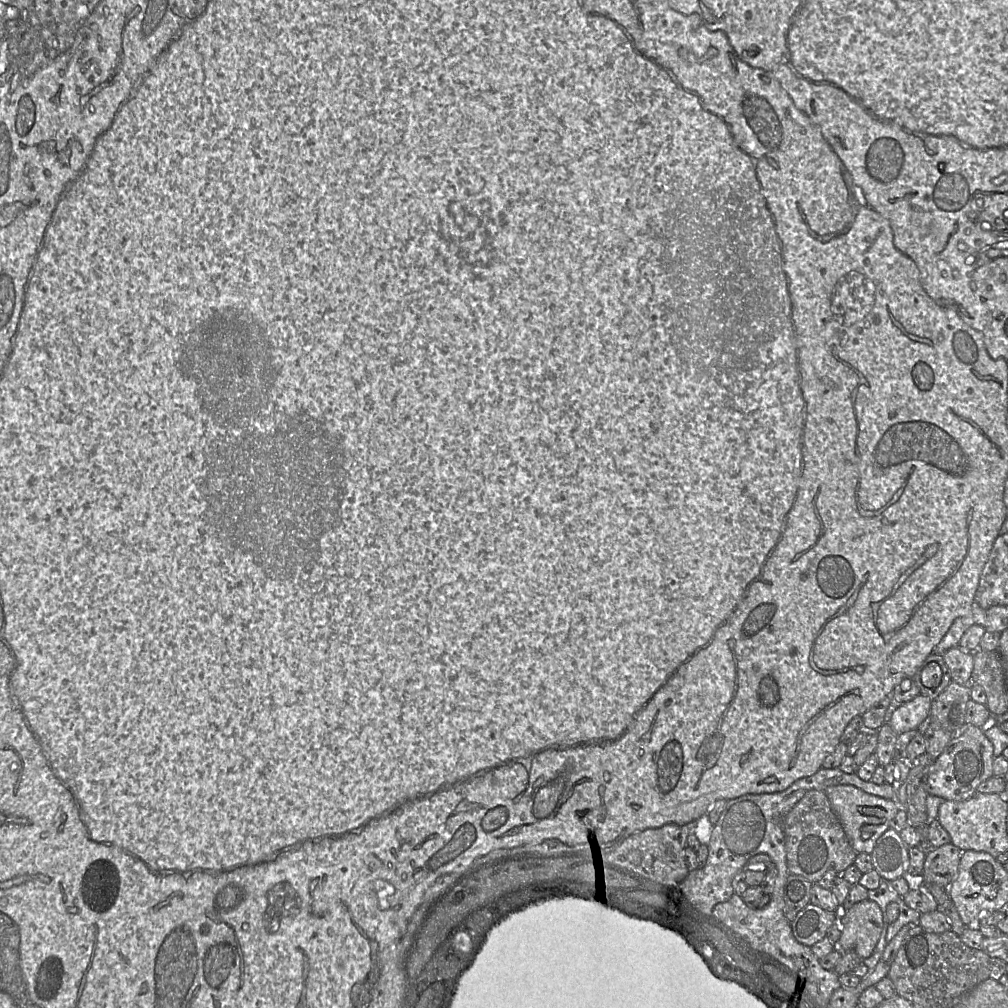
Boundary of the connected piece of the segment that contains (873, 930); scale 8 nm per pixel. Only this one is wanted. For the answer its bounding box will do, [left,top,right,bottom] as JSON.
[836,900,883,959]

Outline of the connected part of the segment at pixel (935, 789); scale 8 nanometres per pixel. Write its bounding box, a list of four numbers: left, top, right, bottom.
[925,725,994,801]

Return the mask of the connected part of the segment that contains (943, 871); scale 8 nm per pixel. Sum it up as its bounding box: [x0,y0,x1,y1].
[921,843,962,888]

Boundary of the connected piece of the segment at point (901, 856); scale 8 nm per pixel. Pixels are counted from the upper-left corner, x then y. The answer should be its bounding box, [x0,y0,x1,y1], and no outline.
[870,828,909,880]

